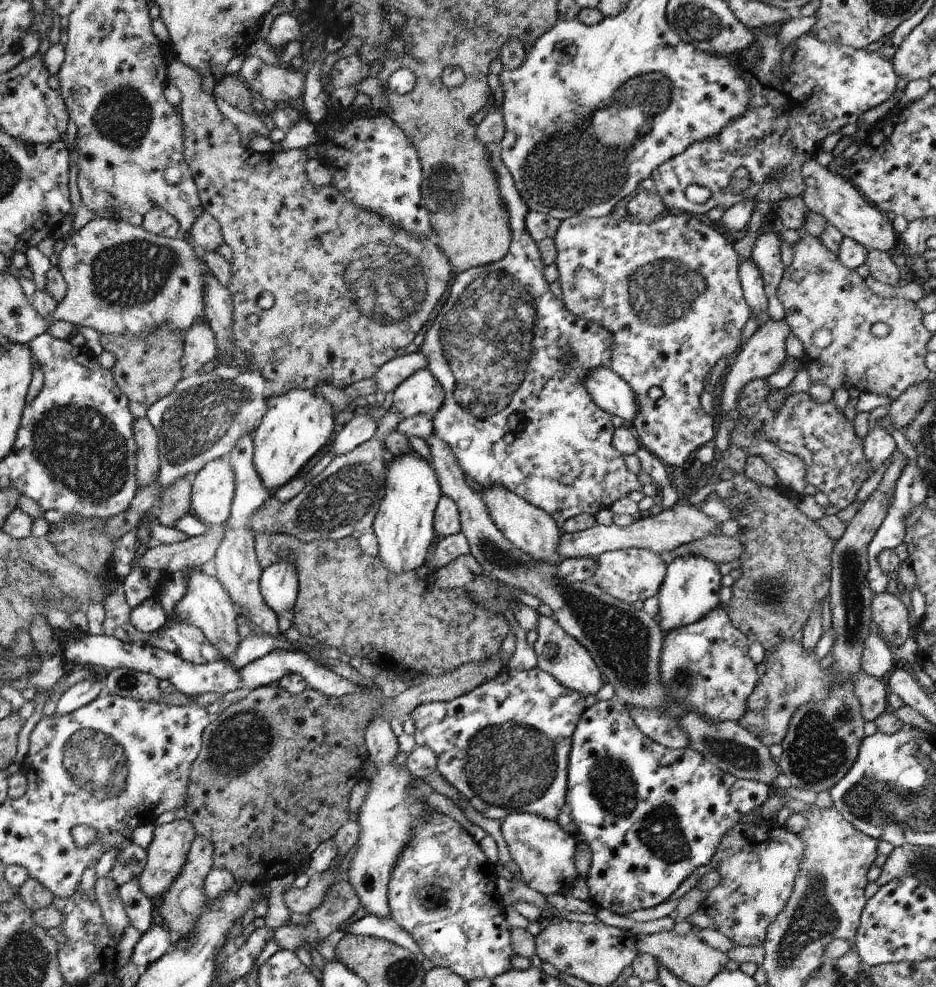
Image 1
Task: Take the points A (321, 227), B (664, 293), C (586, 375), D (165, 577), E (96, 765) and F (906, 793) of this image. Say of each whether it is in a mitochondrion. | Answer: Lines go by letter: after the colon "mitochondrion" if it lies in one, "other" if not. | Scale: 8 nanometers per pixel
A: other
B: mitochondrion
C: other
D: other
E: mitochondrion
F: mitochondrion

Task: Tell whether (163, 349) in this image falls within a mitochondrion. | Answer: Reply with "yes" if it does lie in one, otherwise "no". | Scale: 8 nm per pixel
no

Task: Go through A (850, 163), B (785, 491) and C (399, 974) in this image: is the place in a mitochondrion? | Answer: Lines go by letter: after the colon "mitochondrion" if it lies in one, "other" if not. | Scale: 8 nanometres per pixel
A: other
B: other
C: mitochondrion

